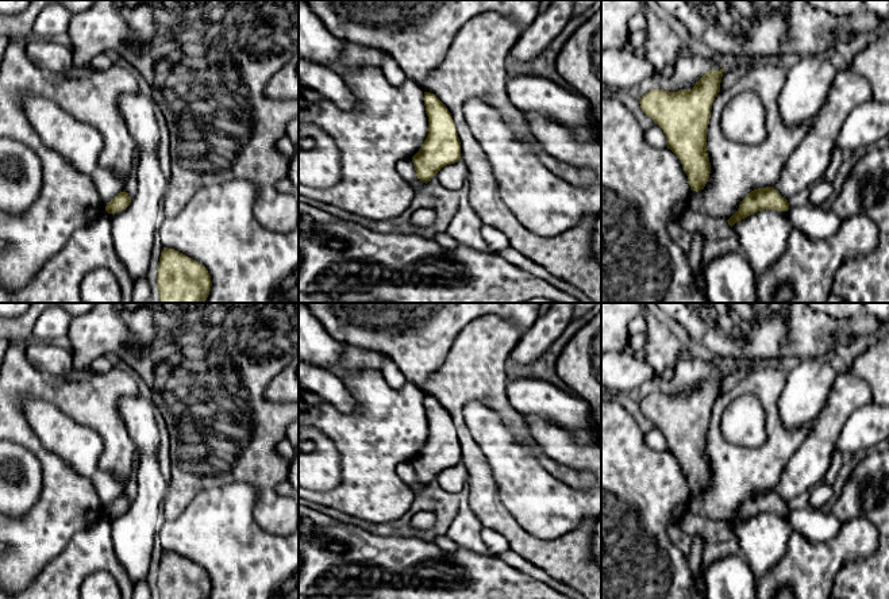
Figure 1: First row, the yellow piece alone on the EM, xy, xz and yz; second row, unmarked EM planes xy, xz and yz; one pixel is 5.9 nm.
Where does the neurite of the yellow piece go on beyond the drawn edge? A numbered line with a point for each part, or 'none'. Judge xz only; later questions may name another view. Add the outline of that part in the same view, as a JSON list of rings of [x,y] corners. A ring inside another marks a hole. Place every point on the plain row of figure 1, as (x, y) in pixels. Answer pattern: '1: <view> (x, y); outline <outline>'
none

